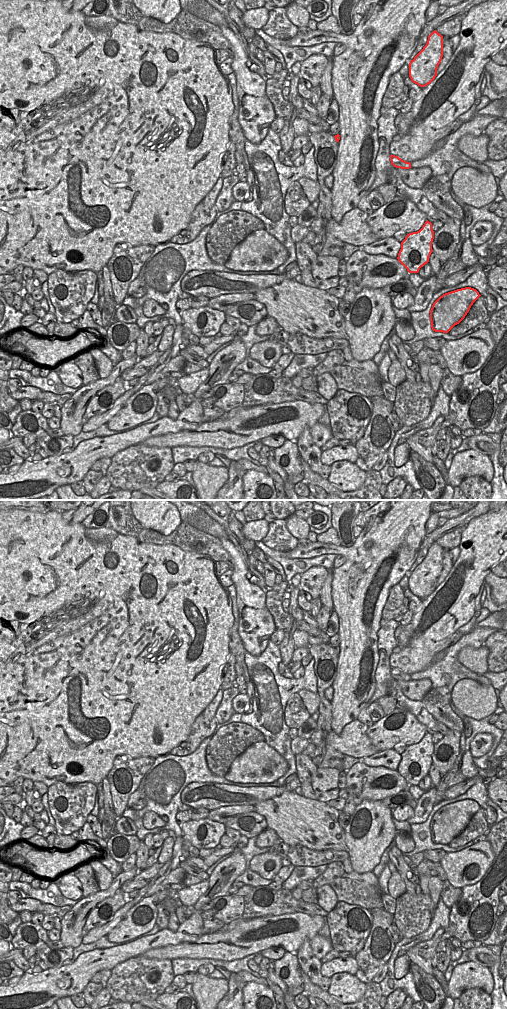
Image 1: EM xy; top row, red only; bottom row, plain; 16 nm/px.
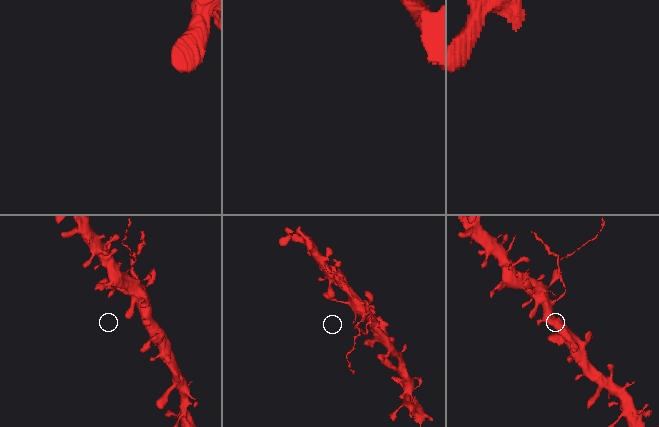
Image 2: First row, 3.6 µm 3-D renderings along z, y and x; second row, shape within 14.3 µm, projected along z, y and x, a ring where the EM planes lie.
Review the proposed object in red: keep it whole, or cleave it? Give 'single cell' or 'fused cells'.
fused cells

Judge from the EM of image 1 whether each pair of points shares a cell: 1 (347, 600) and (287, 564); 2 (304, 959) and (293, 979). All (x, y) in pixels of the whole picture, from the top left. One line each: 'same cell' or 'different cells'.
1: different cells
2: different cells

